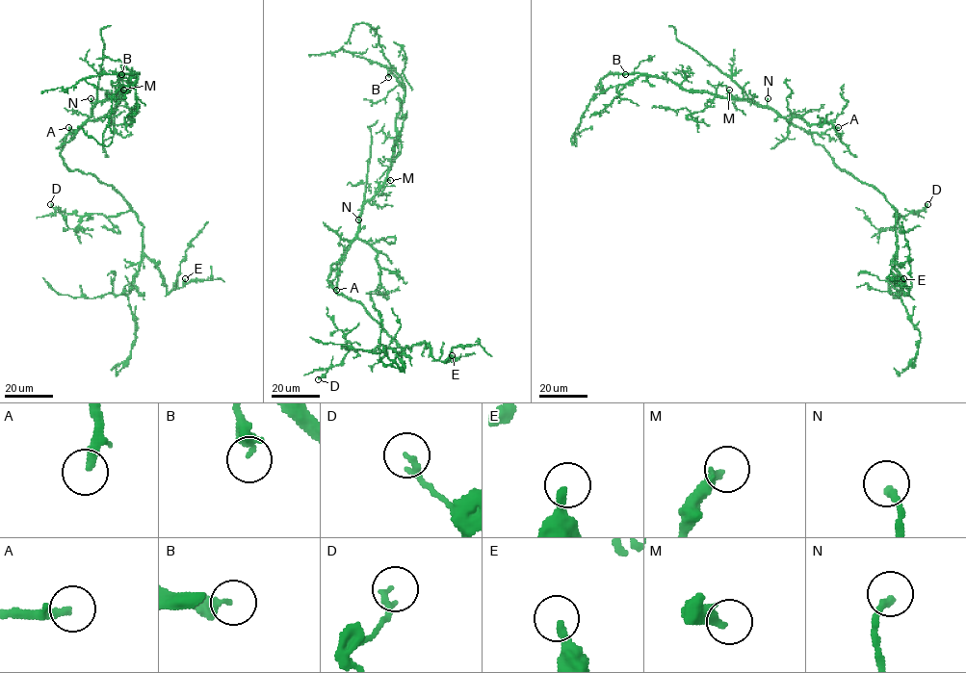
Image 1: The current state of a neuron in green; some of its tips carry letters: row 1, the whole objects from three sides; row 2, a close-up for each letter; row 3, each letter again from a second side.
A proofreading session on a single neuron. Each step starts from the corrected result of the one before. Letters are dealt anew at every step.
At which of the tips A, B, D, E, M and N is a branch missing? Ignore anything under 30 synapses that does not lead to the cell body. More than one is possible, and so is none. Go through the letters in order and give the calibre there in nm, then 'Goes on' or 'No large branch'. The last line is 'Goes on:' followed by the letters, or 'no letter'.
A: Thickness 190 nm. Goes on
B: Thickness 320 nm. No large branch
D: Thickness 180 nm. No large branch
E: Thickness 240 nm. No large branch
M: Thickness 320 nm. Goes on
N: Thickness 220 nm. Goes on
Goes on: A, M, N

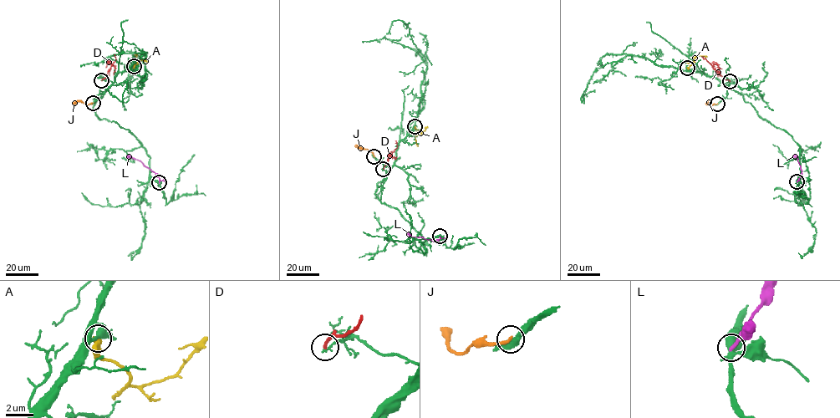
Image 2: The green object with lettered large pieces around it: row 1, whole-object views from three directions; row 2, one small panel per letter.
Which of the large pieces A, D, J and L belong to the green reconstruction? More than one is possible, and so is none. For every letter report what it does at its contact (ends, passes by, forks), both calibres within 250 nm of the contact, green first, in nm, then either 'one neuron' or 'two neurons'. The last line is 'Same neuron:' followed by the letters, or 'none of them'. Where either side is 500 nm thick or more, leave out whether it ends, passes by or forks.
A: 460/600 nm | two neurons
D: it ends | 120/220 nm | two neurons
J: it ends | 440/260 nm | two neurons
L: it ends | 380/260 nm | two neurons
Same neuron: none of them

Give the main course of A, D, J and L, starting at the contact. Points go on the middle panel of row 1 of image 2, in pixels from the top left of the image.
A: (414, 126), (418, 130), (415, 136), (417, 146)
D: (383, 169), (391, 151), (389, 155), (394, 159)
J: (374, 156), (369, 150), (355, 145)
L: (440, 236), (440, 238), (432, 241), (407, 233)

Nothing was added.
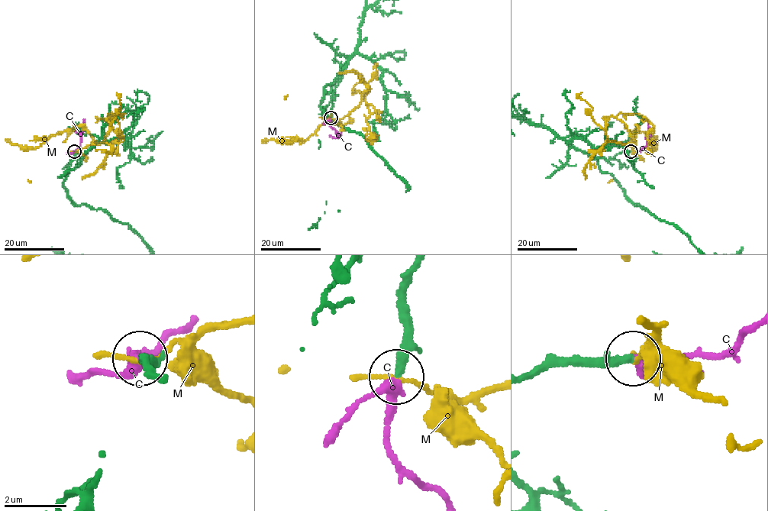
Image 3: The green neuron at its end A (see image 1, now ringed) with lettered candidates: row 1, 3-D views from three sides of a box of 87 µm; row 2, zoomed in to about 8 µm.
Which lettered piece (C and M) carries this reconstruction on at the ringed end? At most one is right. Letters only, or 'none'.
C

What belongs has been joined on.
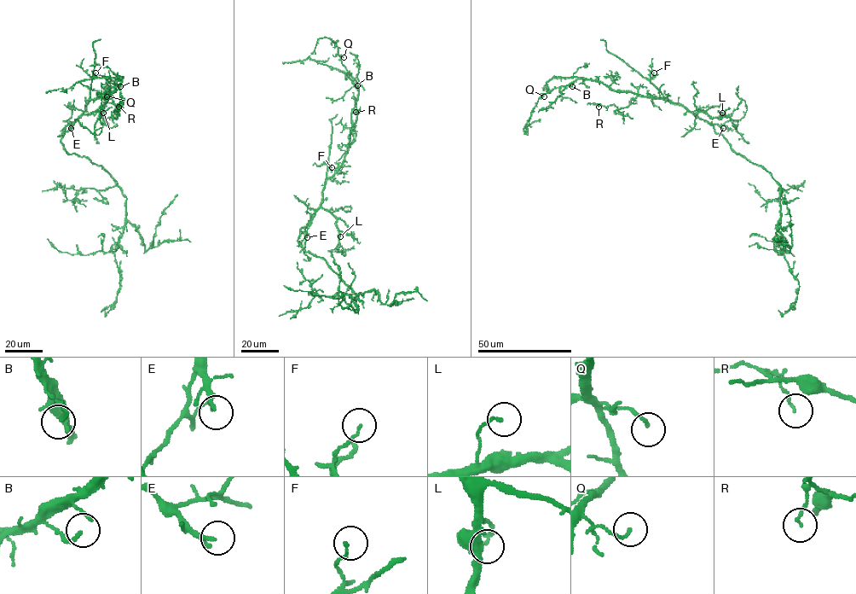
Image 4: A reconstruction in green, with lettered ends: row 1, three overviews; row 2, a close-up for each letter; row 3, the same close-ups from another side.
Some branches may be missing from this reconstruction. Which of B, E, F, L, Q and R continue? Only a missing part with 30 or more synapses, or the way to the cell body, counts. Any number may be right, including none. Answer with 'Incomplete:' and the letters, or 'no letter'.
Incomplete: E

